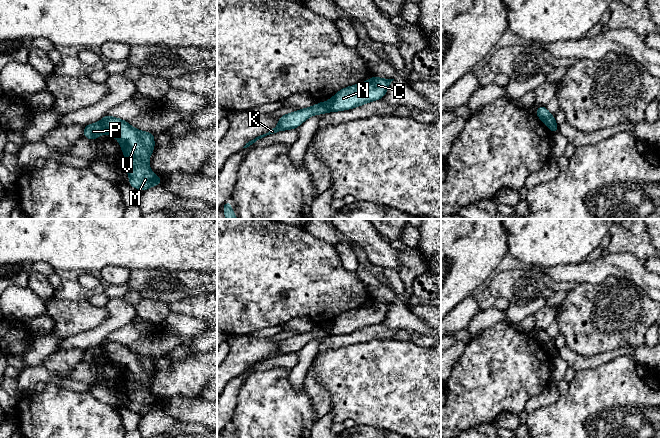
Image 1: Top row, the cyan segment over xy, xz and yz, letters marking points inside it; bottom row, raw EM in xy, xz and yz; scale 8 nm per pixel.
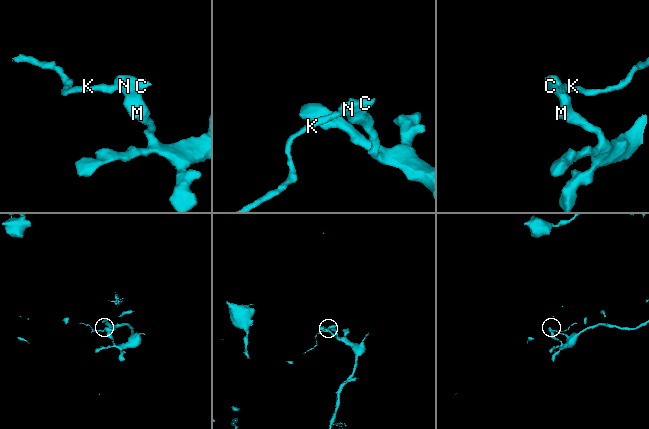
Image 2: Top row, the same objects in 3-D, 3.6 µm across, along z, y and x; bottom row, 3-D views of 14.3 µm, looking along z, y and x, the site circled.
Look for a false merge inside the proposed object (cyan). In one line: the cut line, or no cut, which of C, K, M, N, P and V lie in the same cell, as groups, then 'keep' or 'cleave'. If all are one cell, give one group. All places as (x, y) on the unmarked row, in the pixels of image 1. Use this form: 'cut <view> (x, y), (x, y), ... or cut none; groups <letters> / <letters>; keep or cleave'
cut xy (100, 345), (106, 355); groups C M N V / K P; cleave

